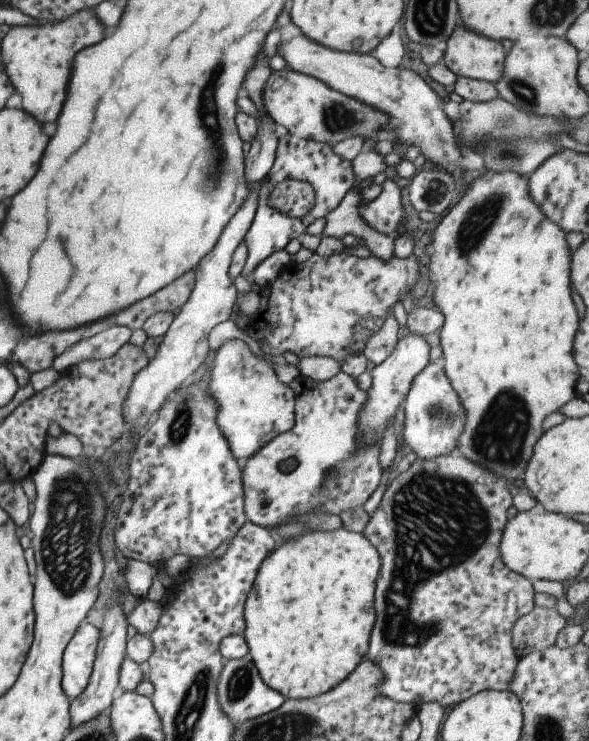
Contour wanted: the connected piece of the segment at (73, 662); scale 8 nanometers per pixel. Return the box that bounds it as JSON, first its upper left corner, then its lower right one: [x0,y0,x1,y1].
[62,622,100,700]

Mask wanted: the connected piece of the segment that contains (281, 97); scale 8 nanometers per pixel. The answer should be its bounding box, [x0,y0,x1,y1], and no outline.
[262,66,390,144]

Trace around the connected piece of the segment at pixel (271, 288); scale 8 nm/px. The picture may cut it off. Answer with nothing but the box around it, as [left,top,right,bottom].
[248,252,422,364]

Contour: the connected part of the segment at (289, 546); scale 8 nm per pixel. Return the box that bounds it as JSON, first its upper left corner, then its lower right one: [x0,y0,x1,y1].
[243,527,381,700]

